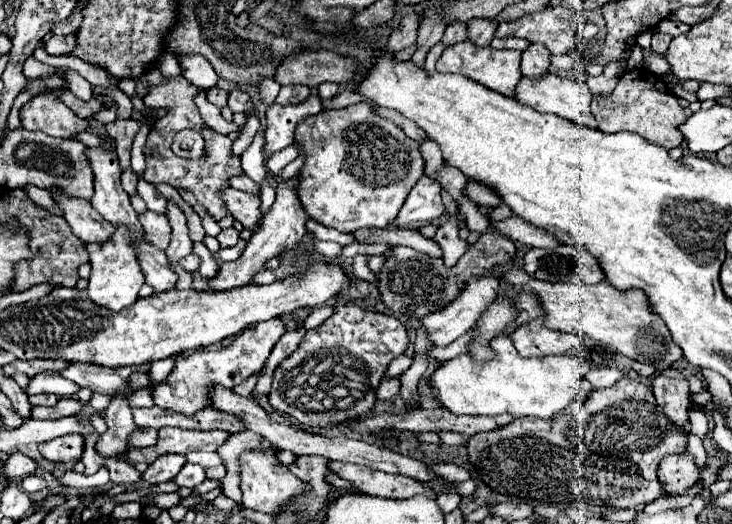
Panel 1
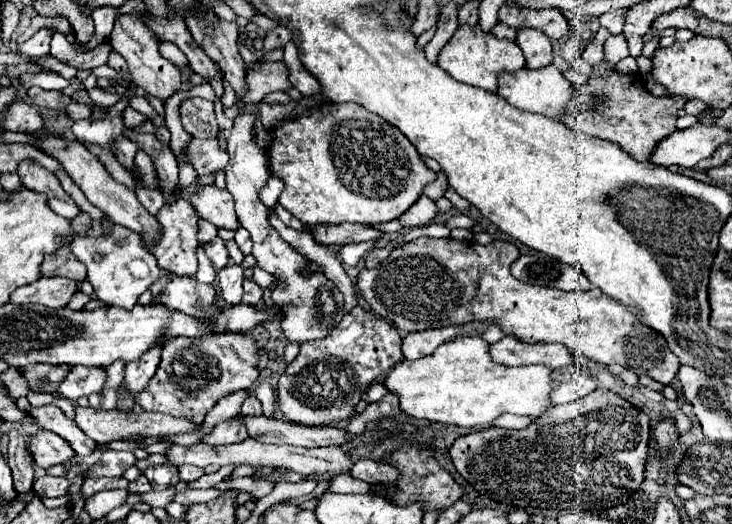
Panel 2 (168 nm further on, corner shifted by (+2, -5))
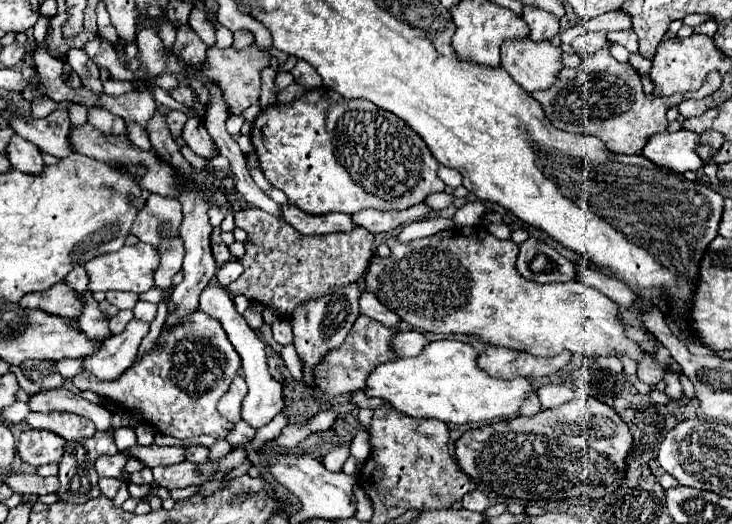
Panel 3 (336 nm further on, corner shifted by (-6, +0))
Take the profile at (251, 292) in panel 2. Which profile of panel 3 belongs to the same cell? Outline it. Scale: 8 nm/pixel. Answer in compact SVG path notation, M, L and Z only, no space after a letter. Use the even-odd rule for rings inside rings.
M252 304L252 306L244 312L244 320L248 322L248 326L250 326L254 332L260 332L260 328L262 328L262 324L264 324L264 320L262 320L262 310L264 310L264 306Z

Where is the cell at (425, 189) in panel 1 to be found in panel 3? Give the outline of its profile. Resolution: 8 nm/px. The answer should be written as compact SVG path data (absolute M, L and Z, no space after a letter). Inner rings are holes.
M416 204L412 208L406 210L388 210L388 212L380 212L380 210L360 210L356 214L352 214L352 224L356 226L364 226L370 232L378 234L378 232L390 232L396 230L402 224L410 224L416 220L424 220L430 216L430 208L426 204Z

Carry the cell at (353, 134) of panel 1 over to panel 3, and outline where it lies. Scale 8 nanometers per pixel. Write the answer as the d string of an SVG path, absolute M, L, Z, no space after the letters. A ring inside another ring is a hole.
M330 88L308 90L302 98L290 104L272 104L260 110L252 124L250 138L264 178L274 188L280 188L288 196L290 204L308 214L354 214L364 208L404 210L420 204L428 194L446 188L436 174L440 162L404 120L368 100L346 100Z

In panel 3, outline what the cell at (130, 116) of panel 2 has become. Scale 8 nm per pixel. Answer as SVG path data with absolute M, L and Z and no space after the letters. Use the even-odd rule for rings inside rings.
M168 112L166 114L166 120L168 120L168 128L172 132L172 136L182 136L182 130L184 130L184 124L188 120L188 114L184 112Z

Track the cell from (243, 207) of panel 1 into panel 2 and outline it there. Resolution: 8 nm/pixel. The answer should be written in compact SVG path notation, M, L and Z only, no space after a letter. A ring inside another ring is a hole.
M190 185L186 189L178 189L178 193L188 199L198 215L210 223L214 223L218 229L238 229L238 217L234 213L232 195L224 189L220 191L214 185Z

